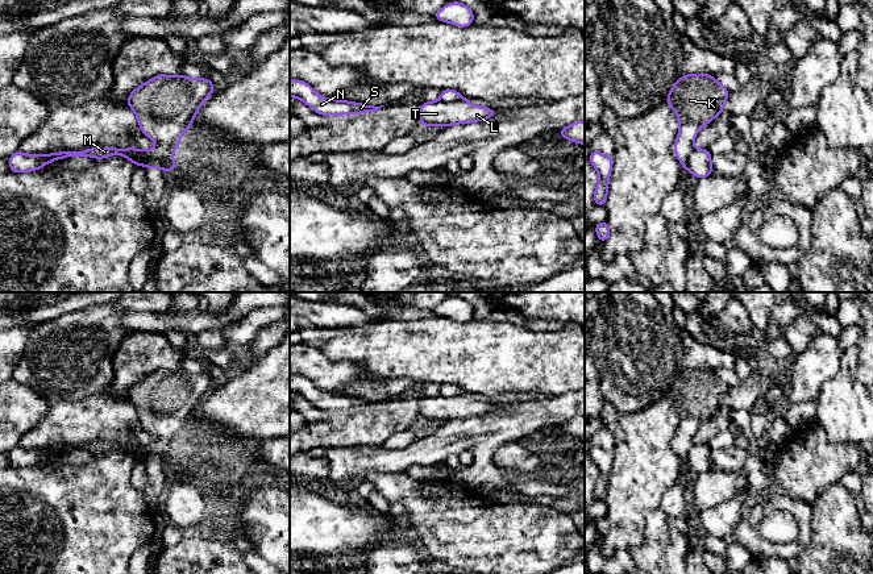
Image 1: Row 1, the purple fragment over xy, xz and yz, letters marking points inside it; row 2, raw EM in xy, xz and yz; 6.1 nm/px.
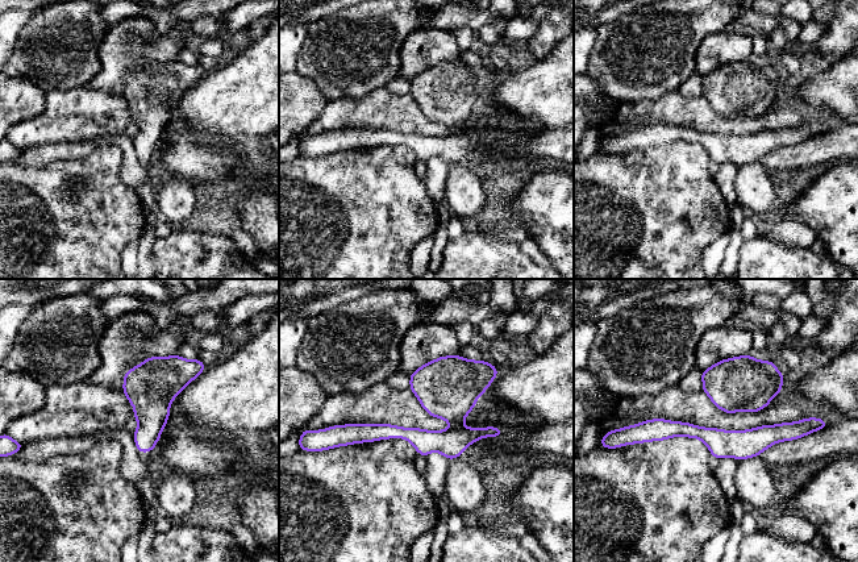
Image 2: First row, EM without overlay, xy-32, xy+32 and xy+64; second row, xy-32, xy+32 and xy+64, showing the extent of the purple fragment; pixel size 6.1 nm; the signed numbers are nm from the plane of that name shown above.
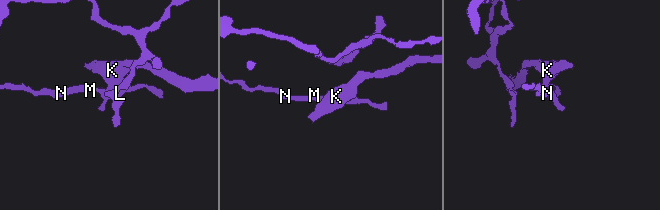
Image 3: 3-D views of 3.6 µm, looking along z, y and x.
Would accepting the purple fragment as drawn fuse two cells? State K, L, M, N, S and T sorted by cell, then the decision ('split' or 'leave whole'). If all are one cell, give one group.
K / L M N S T; split

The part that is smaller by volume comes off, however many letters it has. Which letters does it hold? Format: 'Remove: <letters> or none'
Remove: K

